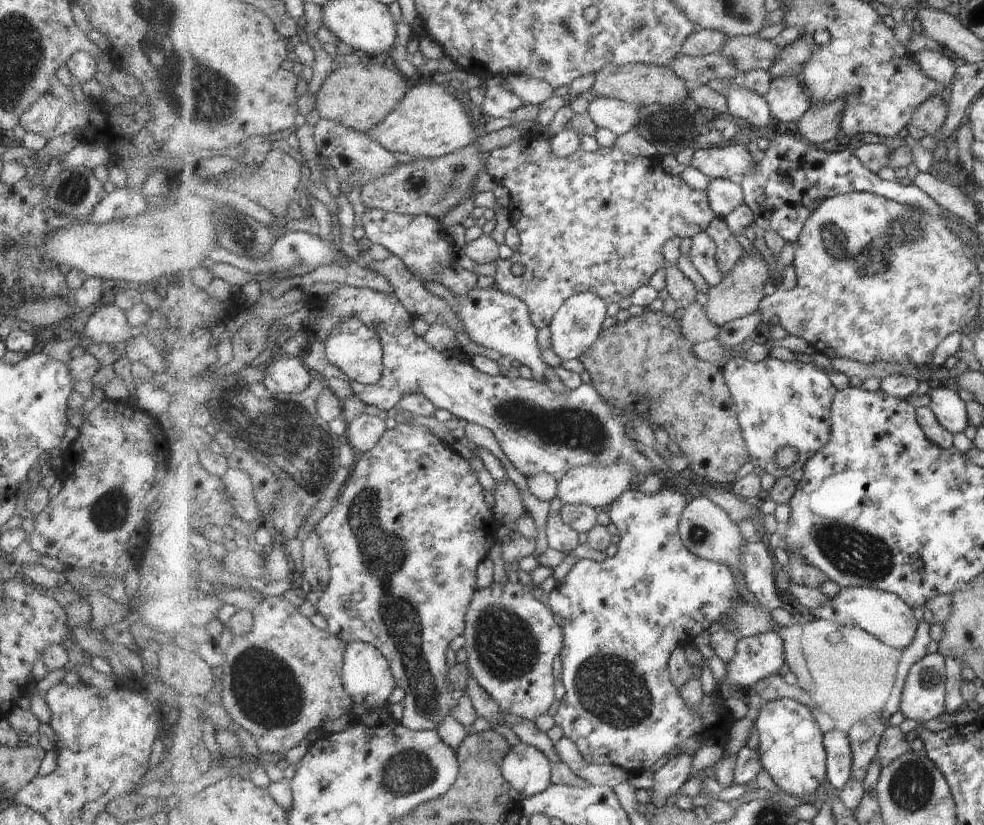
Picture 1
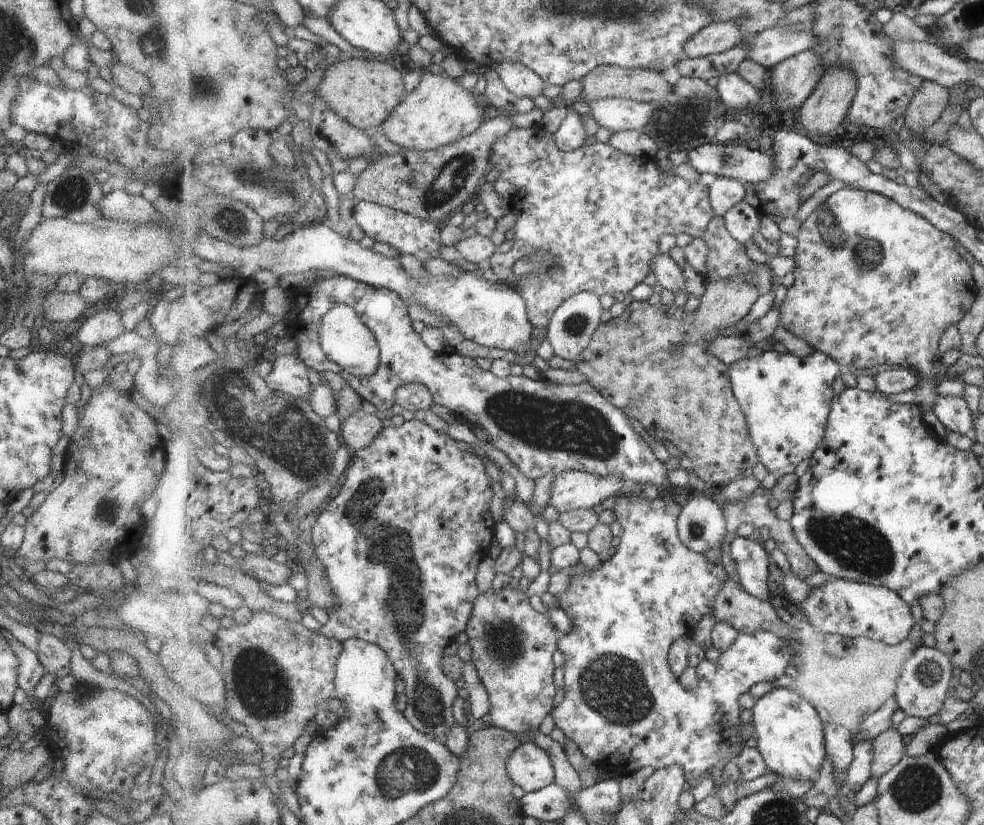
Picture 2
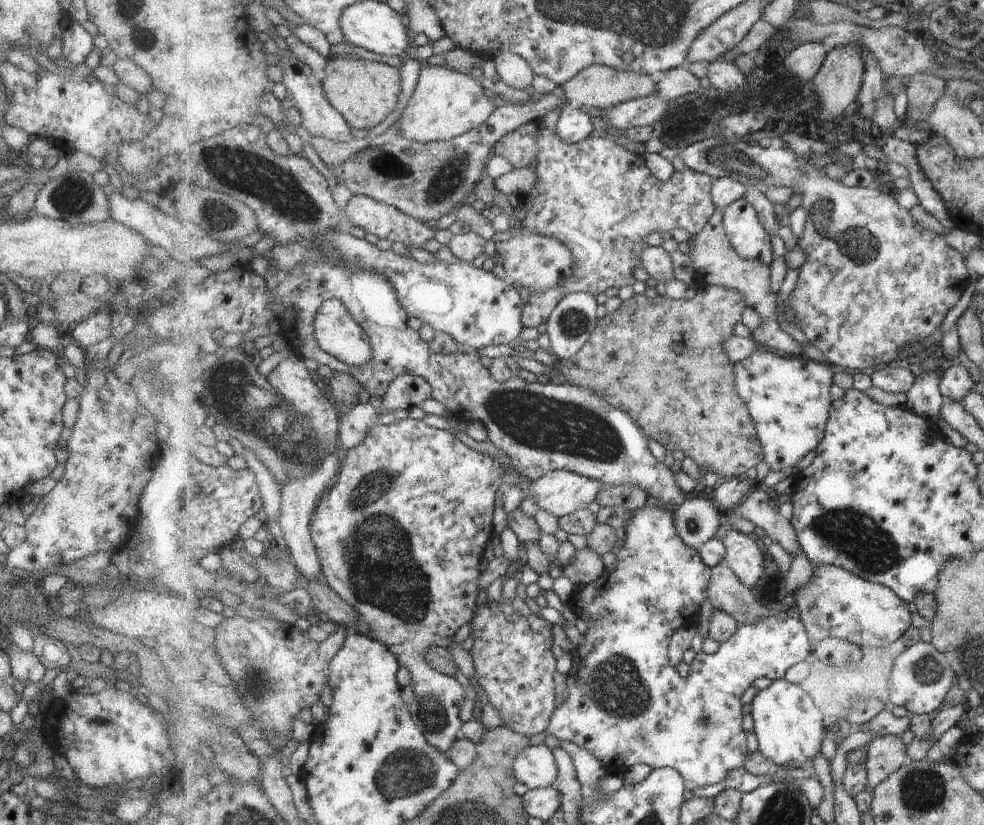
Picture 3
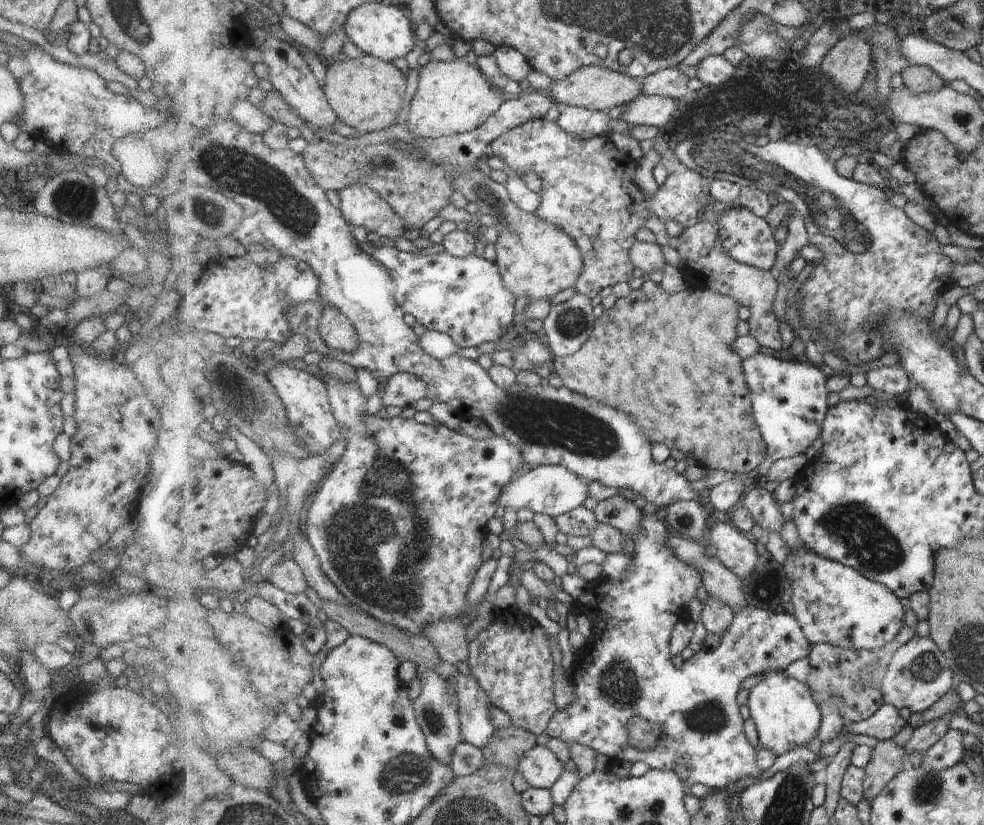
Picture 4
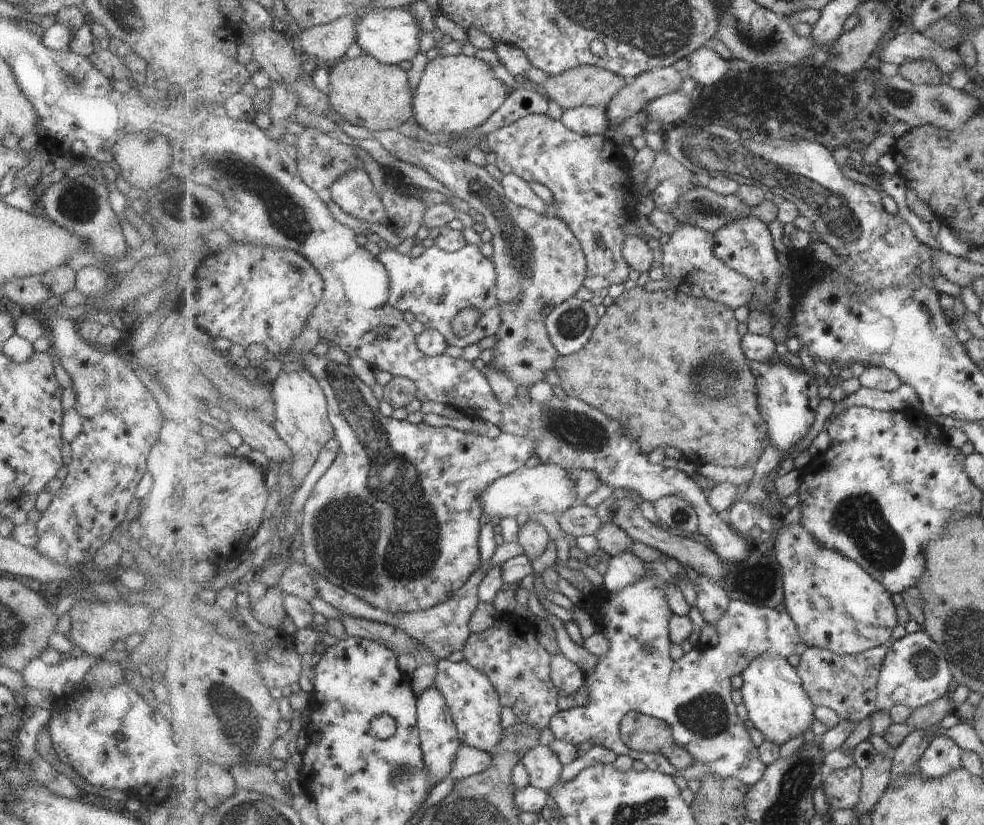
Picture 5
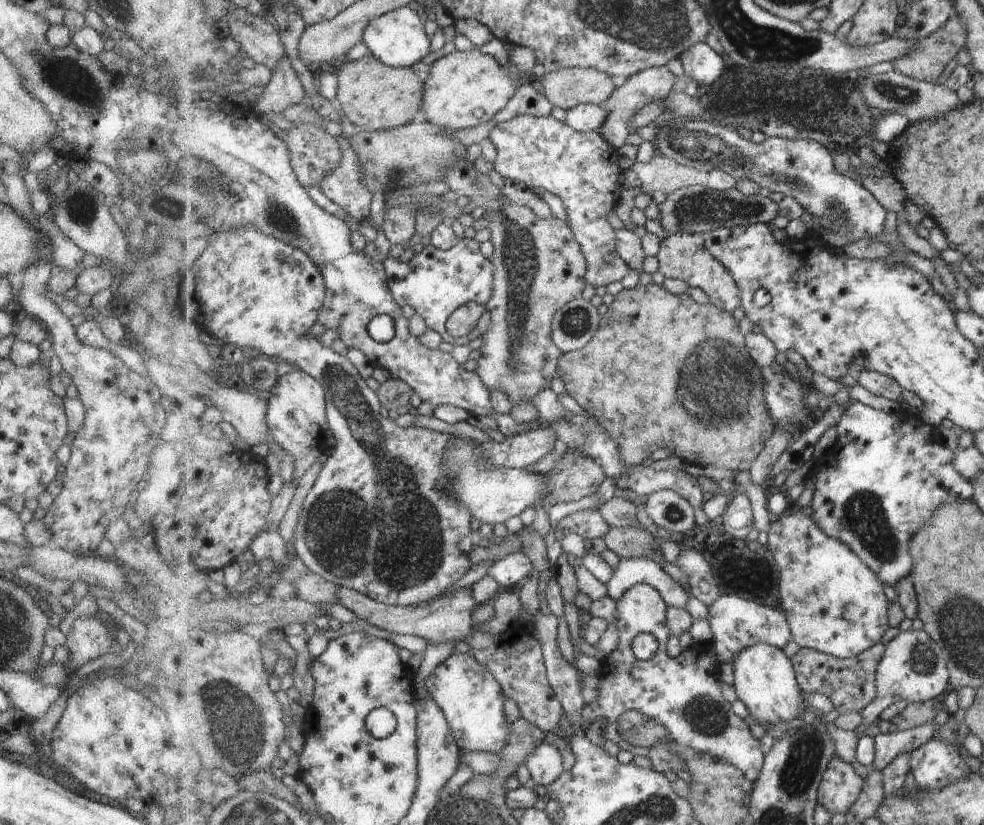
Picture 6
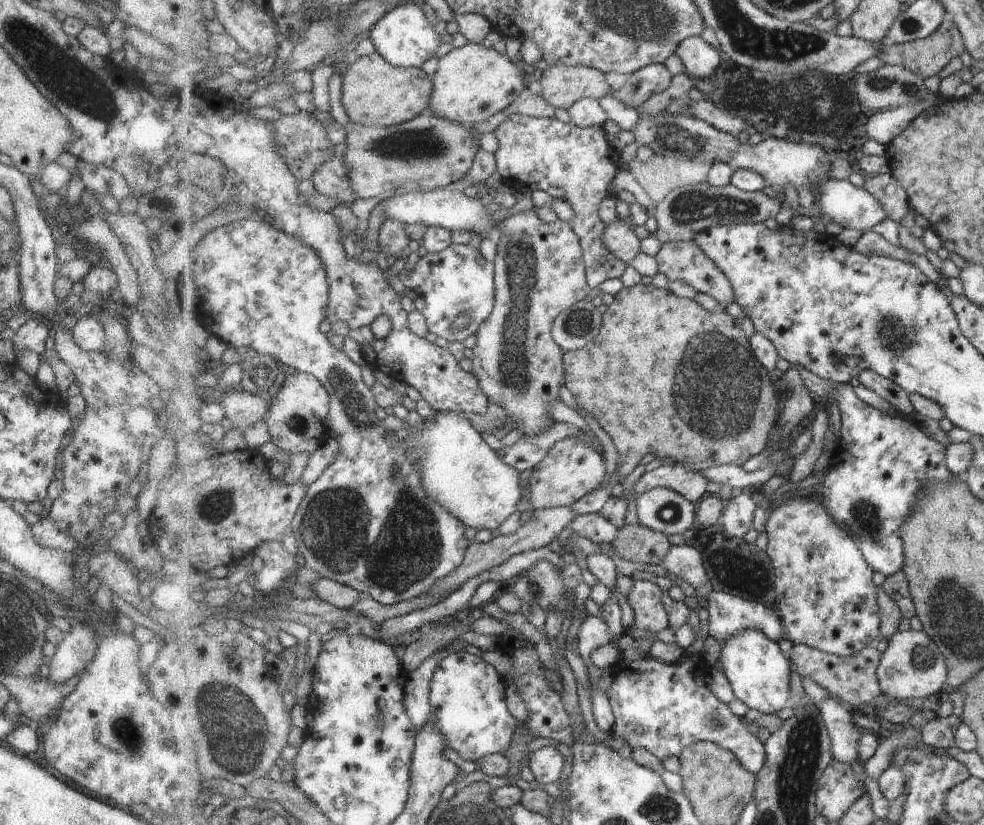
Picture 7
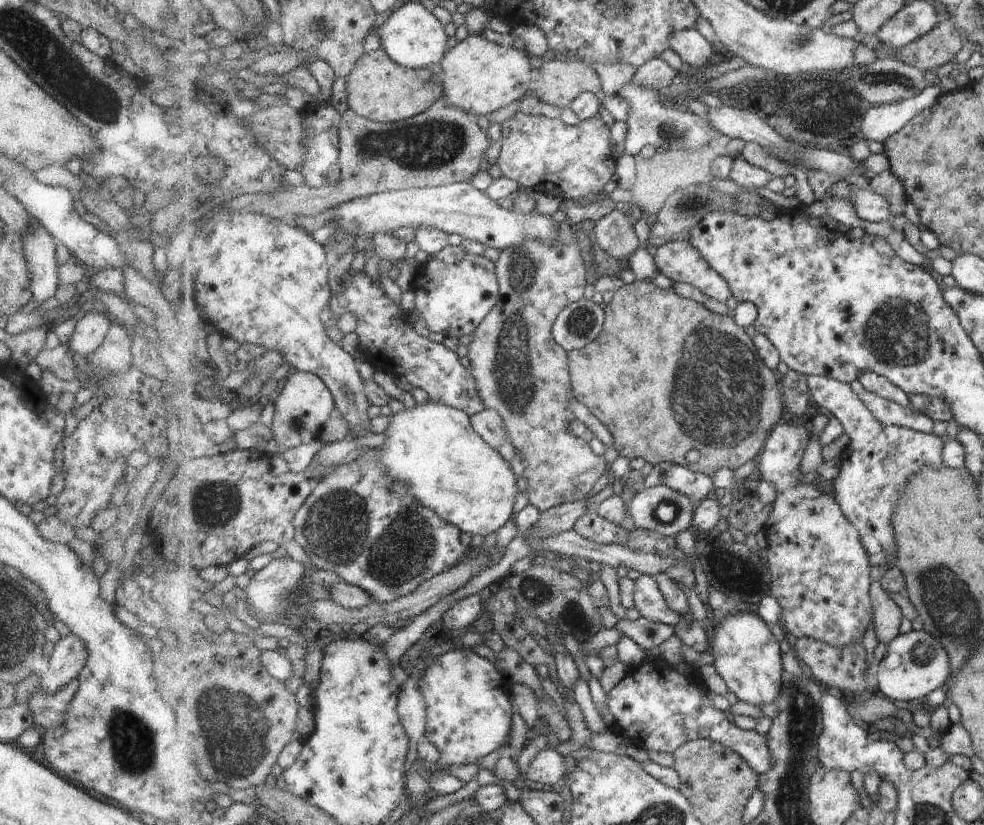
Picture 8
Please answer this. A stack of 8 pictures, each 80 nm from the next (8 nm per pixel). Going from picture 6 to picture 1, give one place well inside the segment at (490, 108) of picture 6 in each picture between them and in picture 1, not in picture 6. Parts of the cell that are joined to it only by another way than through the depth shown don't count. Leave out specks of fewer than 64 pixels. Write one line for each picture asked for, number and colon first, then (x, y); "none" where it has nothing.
1: (430, 123)
2: (439, 112)
3: (446, 104)
4: (451, 98)
5: (456, 94)

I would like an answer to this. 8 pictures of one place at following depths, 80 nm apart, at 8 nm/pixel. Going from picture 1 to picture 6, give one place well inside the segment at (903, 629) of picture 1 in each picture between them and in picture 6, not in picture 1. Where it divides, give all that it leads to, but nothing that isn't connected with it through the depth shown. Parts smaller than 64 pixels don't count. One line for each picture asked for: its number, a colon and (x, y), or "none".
2: (853, 609)
3: (836, 603)
4: (835, 604)
5: (837, 605)
6: (835, 604)

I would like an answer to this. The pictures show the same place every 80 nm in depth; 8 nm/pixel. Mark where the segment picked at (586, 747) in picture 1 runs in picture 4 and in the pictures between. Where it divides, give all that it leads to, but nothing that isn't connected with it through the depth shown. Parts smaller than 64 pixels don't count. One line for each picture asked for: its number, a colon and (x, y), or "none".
2: (622, 703)
3: (625, 698)
4: (625, 670)

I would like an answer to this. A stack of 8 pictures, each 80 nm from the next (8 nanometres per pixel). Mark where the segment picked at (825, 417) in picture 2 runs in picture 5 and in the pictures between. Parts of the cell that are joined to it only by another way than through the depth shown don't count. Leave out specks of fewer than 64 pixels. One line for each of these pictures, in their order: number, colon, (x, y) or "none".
3: (790, 400)
4: (789, 399)
5: (788, 398)

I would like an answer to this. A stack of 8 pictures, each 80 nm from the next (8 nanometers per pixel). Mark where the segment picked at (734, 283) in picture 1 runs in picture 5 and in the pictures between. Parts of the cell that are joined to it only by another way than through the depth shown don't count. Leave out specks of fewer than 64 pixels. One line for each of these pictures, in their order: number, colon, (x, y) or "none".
2: (689, 401)
3: (695, 407)
4: (693, 396)
5: (658, 393)

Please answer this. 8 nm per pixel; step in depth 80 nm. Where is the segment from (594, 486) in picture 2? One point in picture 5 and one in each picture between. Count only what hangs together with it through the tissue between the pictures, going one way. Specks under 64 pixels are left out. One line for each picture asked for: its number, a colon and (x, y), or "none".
3: (563, 492)
4: (552, 490)
5: (546, 488)

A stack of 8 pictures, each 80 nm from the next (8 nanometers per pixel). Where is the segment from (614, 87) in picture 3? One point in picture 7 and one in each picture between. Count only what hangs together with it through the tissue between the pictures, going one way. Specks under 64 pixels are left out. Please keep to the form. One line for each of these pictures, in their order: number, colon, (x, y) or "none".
4: (599, 88)
5: (592, 86)
6: (567, 88)
7: (563, 86)

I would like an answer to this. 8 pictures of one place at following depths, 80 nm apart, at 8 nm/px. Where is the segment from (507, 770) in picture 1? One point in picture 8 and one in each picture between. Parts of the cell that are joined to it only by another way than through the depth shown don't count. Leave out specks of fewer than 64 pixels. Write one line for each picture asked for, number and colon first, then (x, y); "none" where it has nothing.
2: (530, 767)
3: (536, 767)
4: (539, 766)
5: (544, 769)
6: (545, 764)
7: (546, 764)
8: (548, 767)

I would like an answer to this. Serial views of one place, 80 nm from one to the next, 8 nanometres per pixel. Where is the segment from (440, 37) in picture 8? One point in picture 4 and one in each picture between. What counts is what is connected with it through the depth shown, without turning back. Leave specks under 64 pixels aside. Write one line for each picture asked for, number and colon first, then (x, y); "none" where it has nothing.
4: (385, 31)
5: (392, 36)
6: (398, 39)
7: (405, 37)

